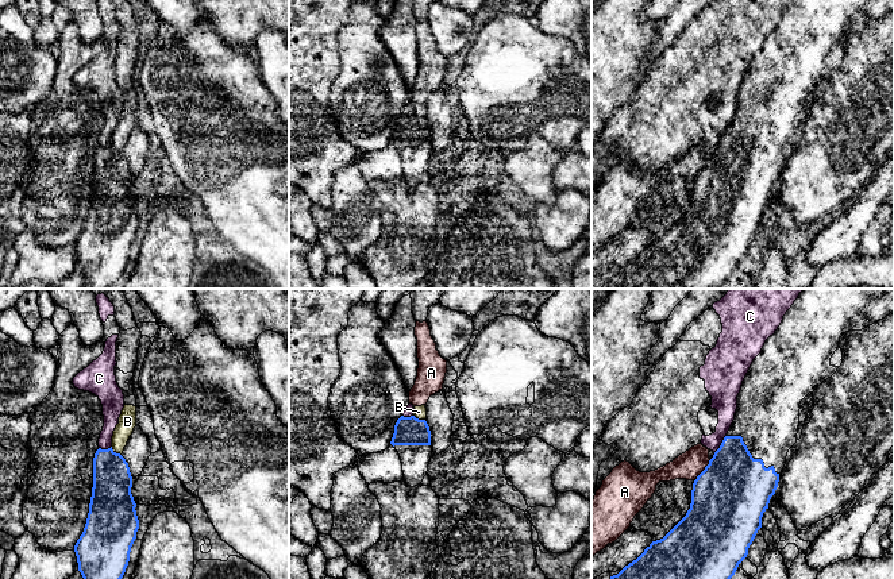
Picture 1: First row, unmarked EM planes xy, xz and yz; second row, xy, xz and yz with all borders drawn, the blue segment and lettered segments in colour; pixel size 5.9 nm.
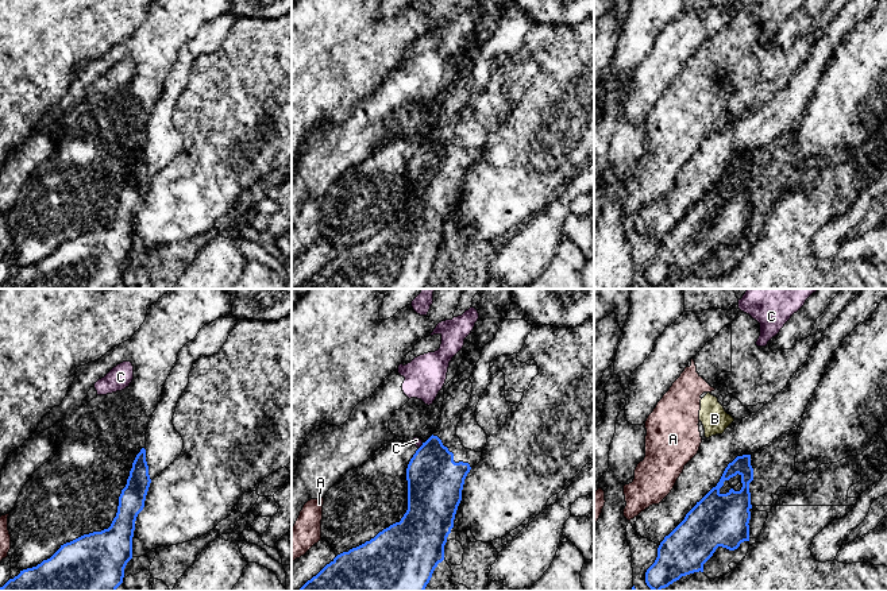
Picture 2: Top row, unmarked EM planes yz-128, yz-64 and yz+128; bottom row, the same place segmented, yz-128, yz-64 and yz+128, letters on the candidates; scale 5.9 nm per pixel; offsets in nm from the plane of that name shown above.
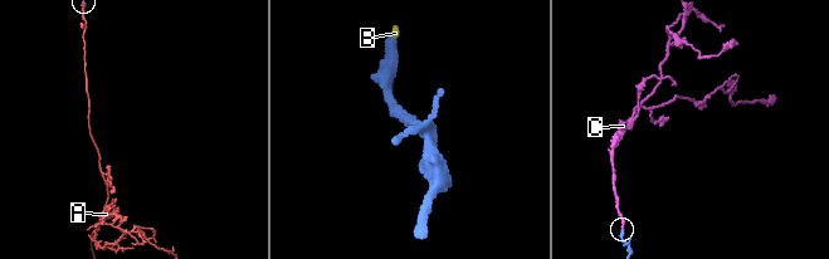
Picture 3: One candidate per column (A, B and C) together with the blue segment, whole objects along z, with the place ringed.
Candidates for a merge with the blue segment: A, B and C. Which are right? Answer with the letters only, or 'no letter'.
no letter

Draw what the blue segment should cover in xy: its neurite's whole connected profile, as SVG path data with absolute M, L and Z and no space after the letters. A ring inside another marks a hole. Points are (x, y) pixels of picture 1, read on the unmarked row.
M112 144L99 146L93 155L93 185L82 232L74 243L78 269L90 289L109 289L123 275L136 236L139 217L131 192L132 174L126 157Z

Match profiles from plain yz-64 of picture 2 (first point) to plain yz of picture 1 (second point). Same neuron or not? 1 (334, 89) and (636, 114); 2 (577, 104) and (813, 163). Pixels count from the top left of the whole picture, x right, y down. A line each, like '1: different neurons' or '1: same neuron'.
1: different neurons
2: same neuron

